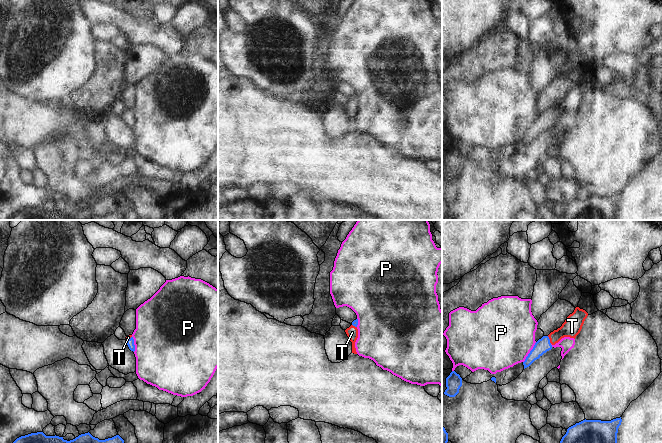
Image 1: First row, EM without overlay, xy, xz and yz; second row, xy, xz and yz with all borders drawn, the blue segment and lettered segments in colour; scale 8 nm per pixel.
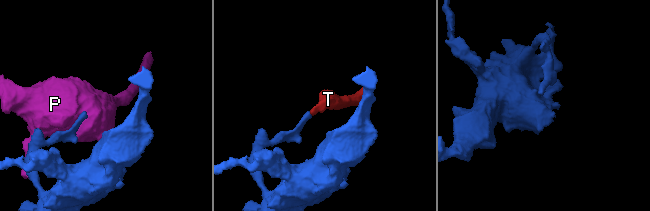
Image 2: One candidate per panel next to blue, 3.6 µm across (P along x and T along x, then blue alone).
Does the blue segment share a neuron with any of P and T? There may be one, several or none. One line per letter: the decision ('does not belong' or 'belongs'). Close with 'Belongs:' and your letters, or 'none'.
P: does not belong
T: belongs
Belongs: T

